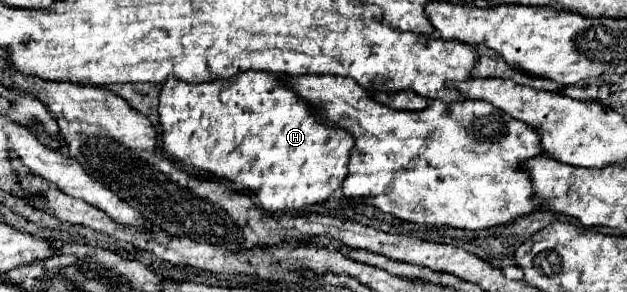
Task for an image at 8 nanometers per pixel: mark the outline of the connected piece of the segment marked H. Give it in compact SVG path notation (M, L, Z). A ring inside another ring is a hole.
M243 71L231 79L209 83L185 83L175 77L167 79L159 93L159 123L163 129L161 149L185 167L203 169L235 185L241 183L243 189L257 197L259 207L267 213L303 211L303 207L327 201L347 175L353 137L343 129L329 129L317 123L309 105L279 81L279 75L275 77L275 73L265 71Z

